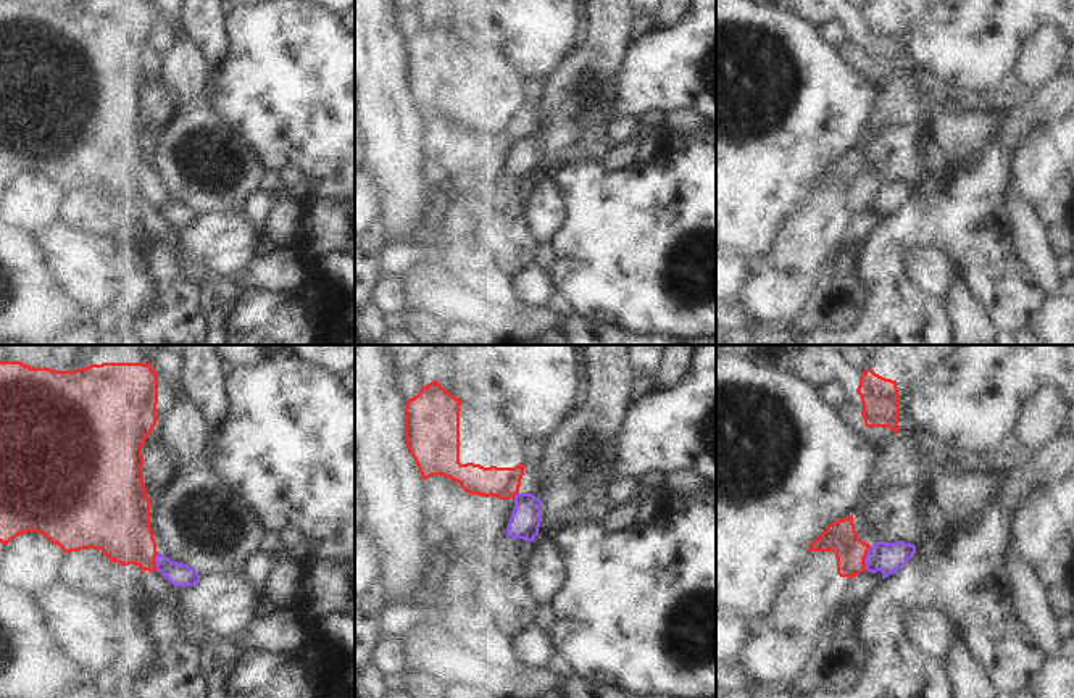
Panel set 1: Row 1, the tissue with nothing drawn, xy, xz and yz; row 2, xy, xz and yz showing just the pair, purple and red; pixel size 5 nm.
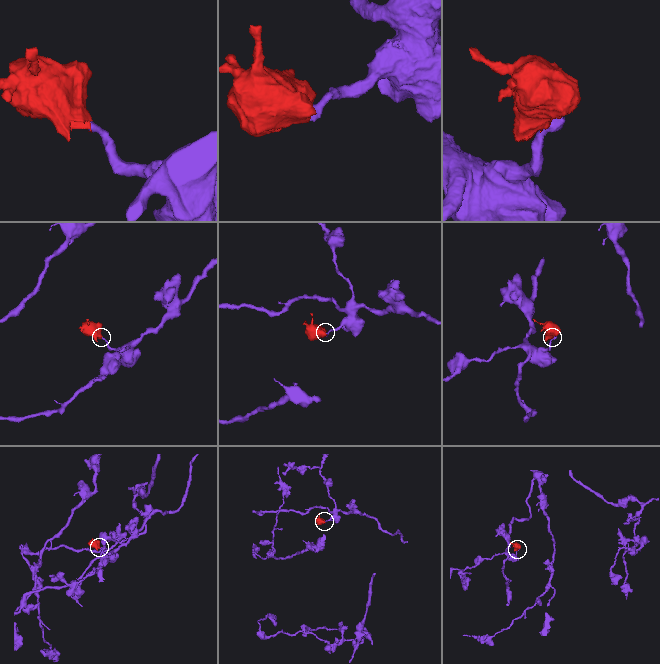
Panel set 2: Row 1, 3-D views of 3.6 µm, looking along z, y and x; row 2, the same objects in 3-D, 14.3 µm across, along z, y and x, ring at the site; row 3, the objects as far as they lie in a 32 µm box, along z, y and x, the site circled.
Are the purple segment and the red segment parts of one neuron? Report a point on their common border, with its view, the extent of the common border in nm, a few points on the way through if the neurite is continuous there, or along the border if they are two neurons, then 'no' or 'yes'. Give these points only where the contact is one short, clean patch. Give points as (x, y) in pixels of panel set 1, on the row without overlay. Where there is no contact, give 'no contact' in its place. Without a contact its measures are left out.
contact yz (865, 197); length 120 nm; border yz (871, 186), (865, 197), (865, 208); no

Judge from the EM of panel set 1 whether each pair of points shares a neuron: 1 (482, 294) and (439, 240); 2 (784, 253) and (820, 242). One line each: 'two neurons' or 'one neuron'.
1: one neuron
2: one neuron

